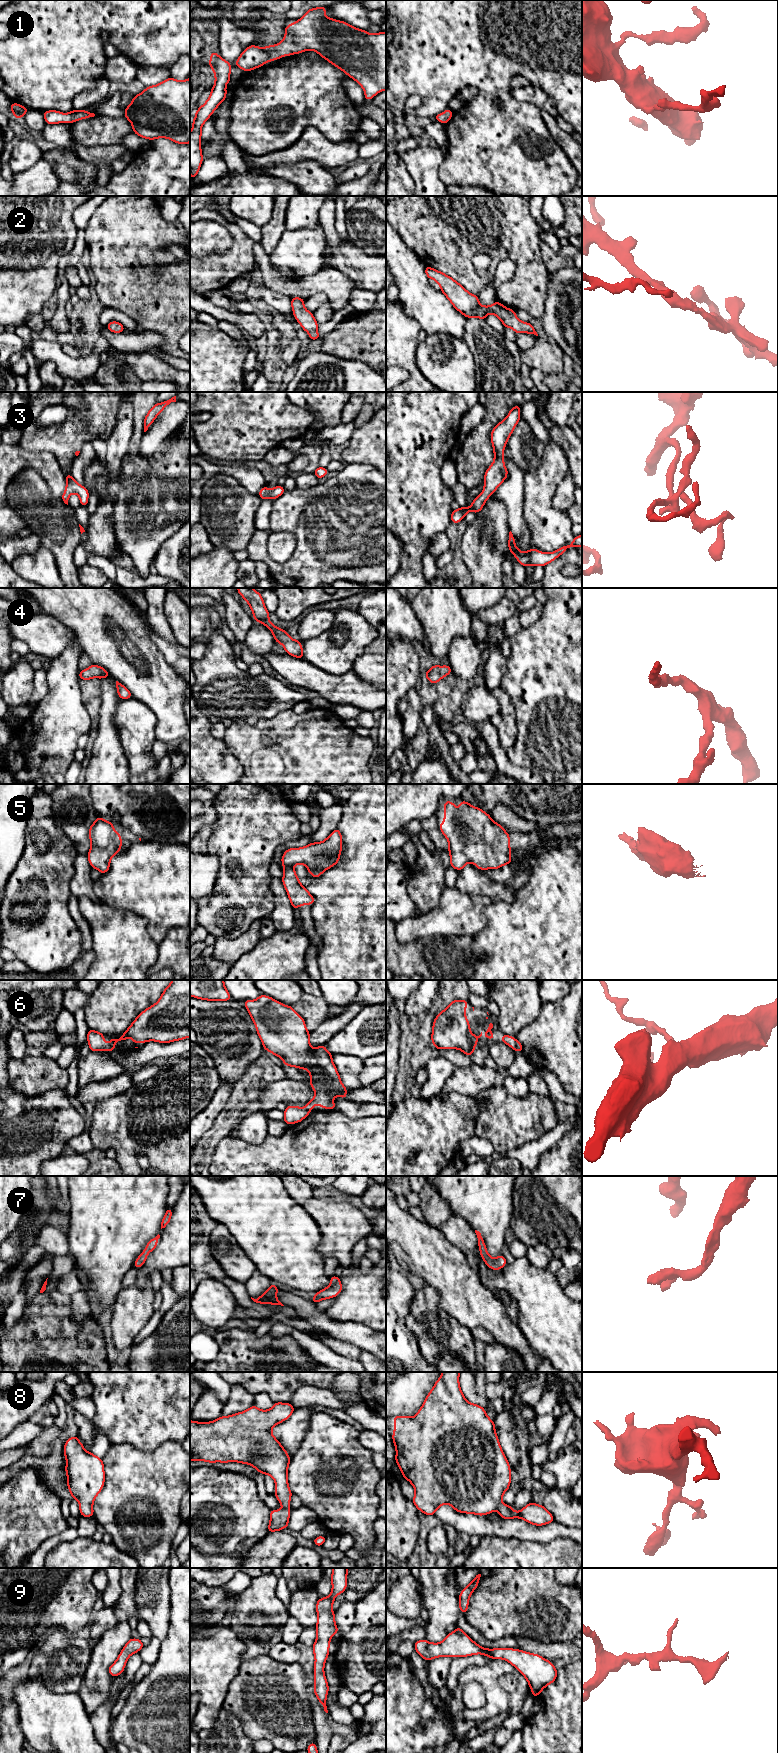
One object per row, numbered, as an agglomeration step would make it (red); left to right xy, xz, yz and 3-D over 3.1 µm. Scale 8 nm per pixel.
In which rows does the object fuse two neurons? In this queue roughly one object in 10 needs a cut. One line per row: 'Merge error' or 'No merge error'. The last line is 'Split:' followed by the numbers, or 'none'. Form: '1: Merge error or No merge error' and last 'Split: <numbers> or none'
1: No merge error
2: No merge error
3: No merge error
4: No merge error
5: No merge error
6: No merge error
7: No merge error
8: No merge error
9: No merge error
Split: none

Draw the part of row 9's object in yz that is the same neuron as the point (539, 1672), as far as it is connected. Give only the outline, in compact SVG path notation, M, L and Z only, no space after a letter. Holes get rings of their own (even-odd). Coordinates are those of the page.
M458 1626L440 1643L431 1643L426 1639L417 1640L414 1647L424 1660L443 1656L466 1657L475 1654L483 1654L491 1659L504 1659L526 1678L534 1698L557 1677L557 1669L553 1663L540 1655L511 1648L483 1648Z

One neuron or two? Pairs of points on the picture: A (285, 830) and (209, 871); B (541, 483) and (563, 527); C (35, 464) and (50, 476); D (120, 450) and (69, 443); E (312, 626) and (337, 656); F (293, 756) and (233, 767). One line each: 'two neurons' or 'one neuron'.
A: two neurons
B: one neuron
C: one neuron
D: two neurons
E: two neurons
F: two neurons

